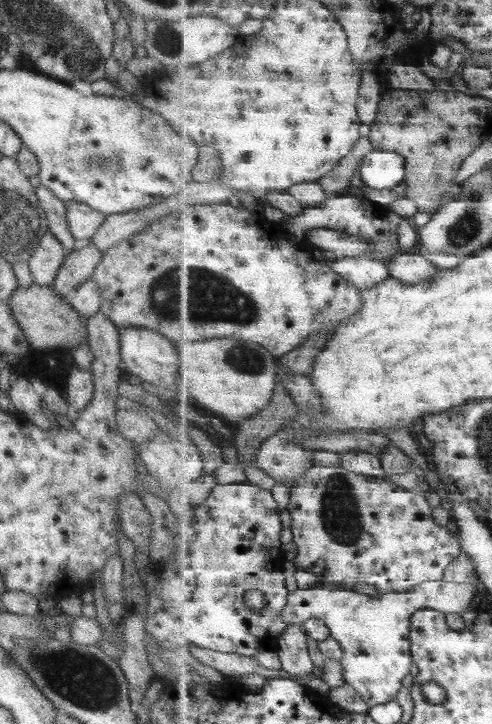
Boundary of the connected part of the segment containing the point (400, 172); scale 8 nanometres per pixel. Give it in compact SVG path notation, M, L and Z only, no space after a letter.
M375 150L362 160L360 174L367 187L376 190L394 190L407 182L406 158L398 152Z

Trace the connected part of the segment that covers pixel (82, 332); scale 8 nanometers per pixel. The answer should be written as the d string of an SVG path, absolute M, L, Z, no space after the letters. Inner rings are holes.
M34 284L30 288L18 287L10 296L7 304L9 304L12 318L16 319L24 331L33 351L38 348L54 349L56 347L74 349L82 341L87 340L87 319L71 307L67 298L58 297L52 287L42 287L38 284Z

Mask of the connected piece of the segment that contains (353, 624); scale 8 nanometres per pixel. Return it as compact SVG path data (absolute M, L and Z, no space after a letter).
M443 580L428 581L417 586L410 592L378 593L375 596L361 594L352 588L332 588L319 585L309 589L296 589L291 592L291 598L284 611L284 618L290 625L302 625L319 618L325 620L330 627L334 639L344 647L344 667L346 684L359 690L368 702L370 708L388 704L398 699L400 691L404 688L404 678L412 674L414 666L414 654L412 651L413 617L417 612L424 609L440 609L446 614L460 613L468 618L472 612L467 611L468 606L474 602L476 587L473 583L456 583Z

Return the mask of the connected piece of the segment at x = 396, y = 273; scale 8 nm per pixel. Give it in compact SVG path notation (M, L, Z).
M405 252L389 260L391 276L408 284L431 280L442 268L436 267L428 258L419 254Z

